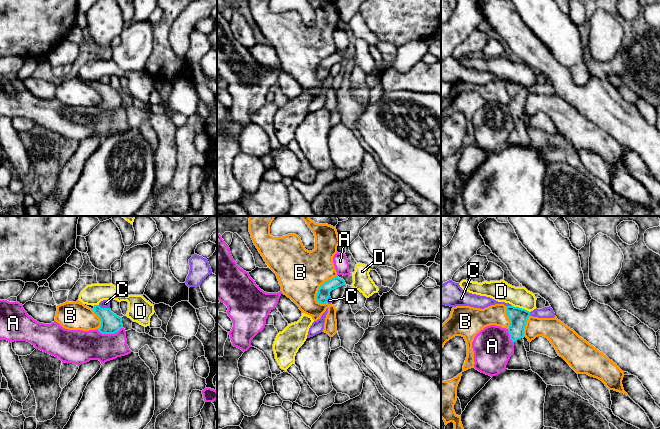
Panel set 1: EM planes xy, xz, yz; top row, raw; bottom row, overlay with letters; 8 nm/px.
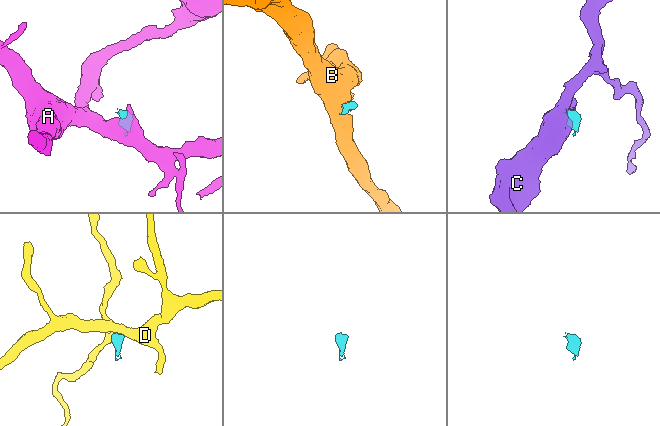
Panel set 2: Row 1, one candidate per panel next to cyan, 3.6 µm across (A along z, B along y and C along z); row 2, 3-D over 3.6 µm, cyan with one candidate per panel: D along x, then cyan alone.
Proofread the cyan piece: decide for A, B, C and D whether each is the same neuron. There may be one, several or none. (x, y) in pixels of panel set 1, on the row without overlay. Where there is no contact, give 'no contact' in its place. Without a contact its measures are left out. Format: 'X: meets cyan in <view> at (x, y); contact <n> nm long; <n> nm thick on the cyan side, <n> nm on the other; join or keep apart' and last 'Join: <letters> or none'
A: meets cyan in xy at (109, 109); contact 200 nm long; 160 nm thick on the cyan side, 260 nm on the other; keep apart
B: meets cyan in xz at (320, 62); contact 280 nm long; 100 nm thick on the cyan side, 380 nm on the other; keep apart
C: meets cyan in xy at (104, 84); contact 100 nm long; 160 nm thick on the cyan side, 60 nm on the other; keep apart
D: meets cyan in yz at (521, 84); contact 160 nm long; 150 nm thick on the cyan side, 170 nm on the other; keep apart
Join: none

